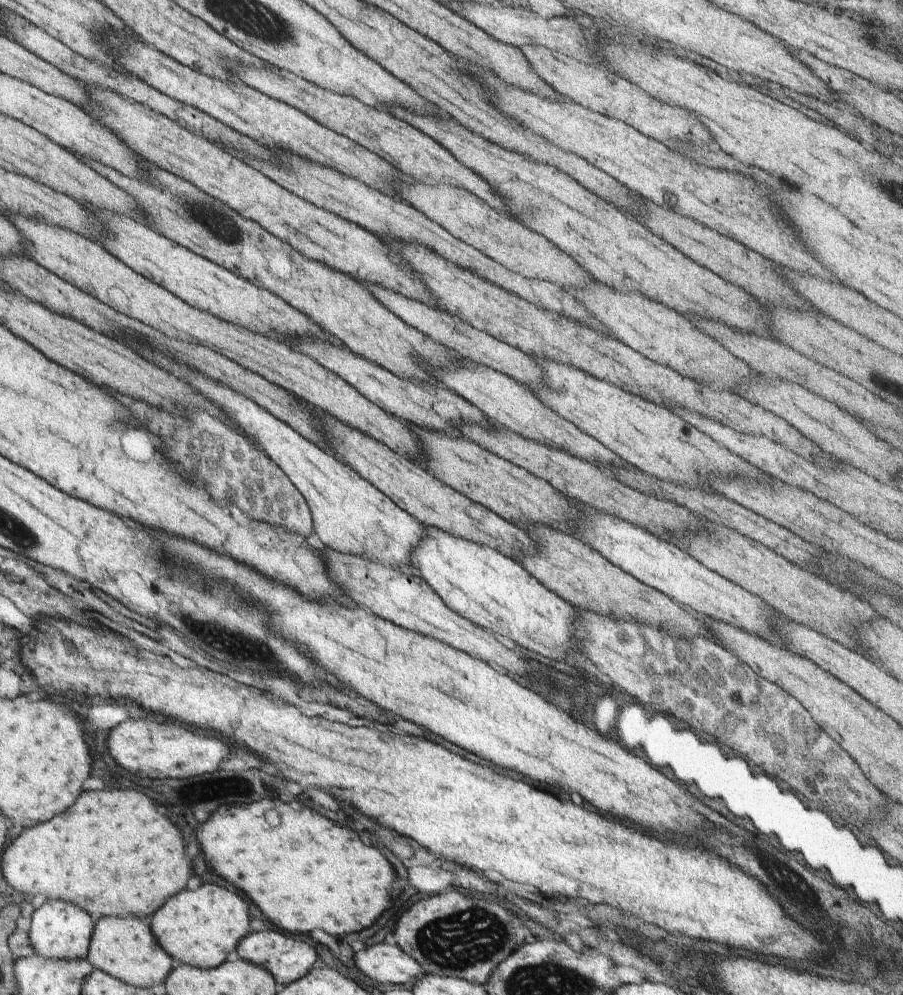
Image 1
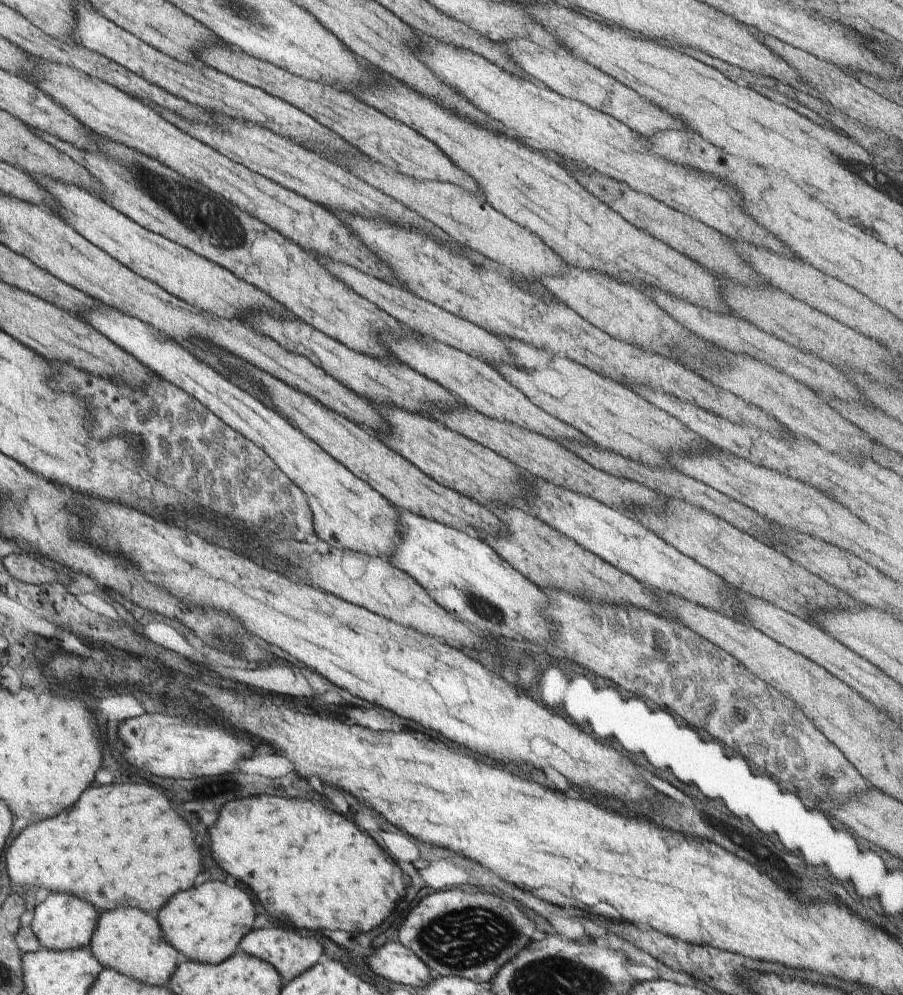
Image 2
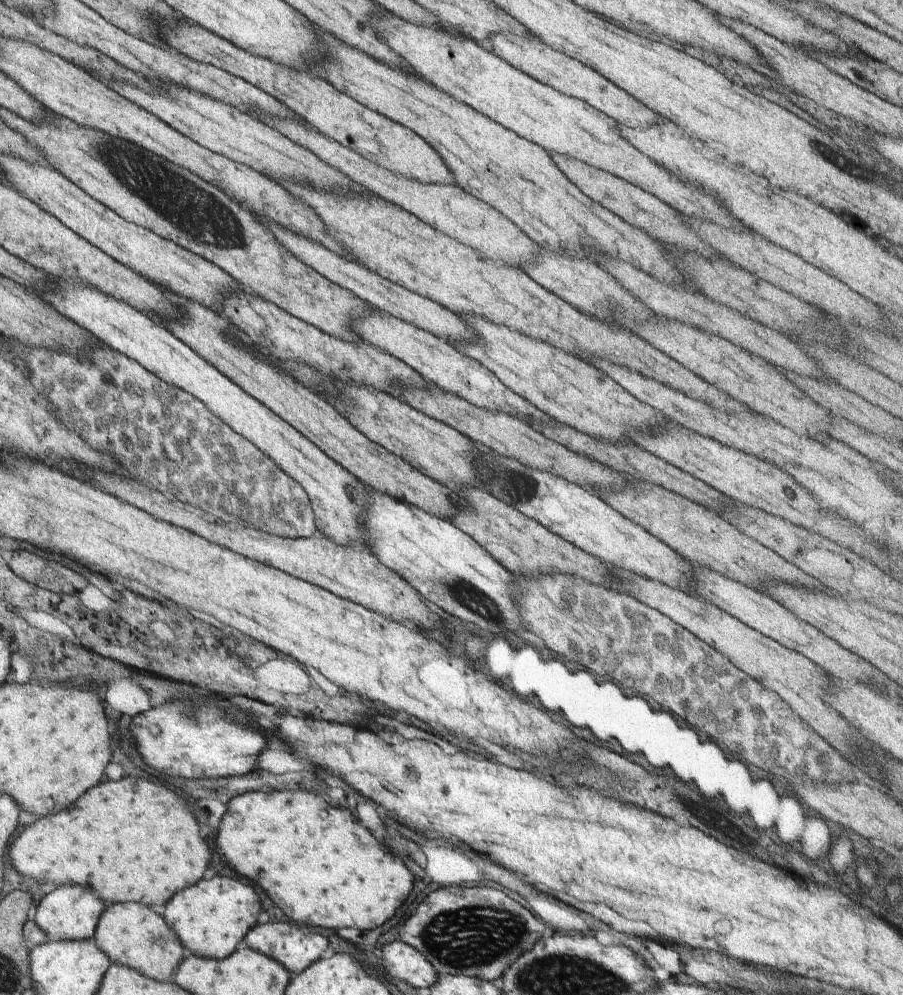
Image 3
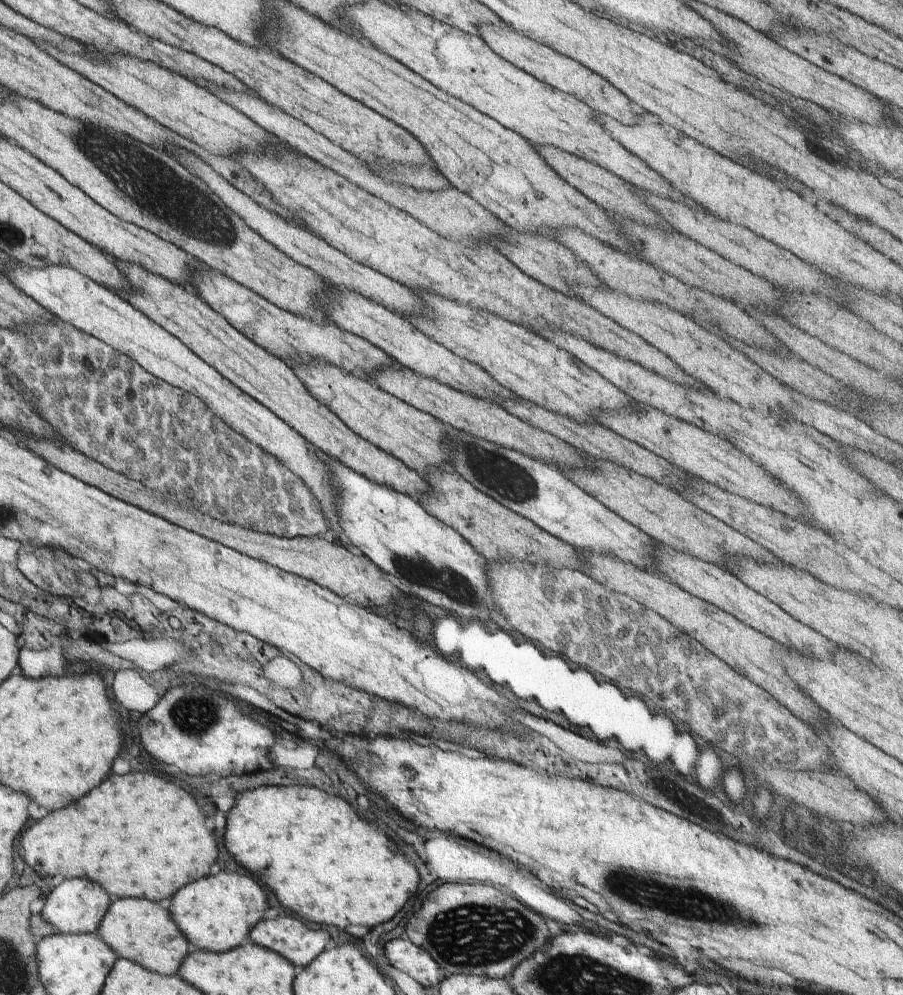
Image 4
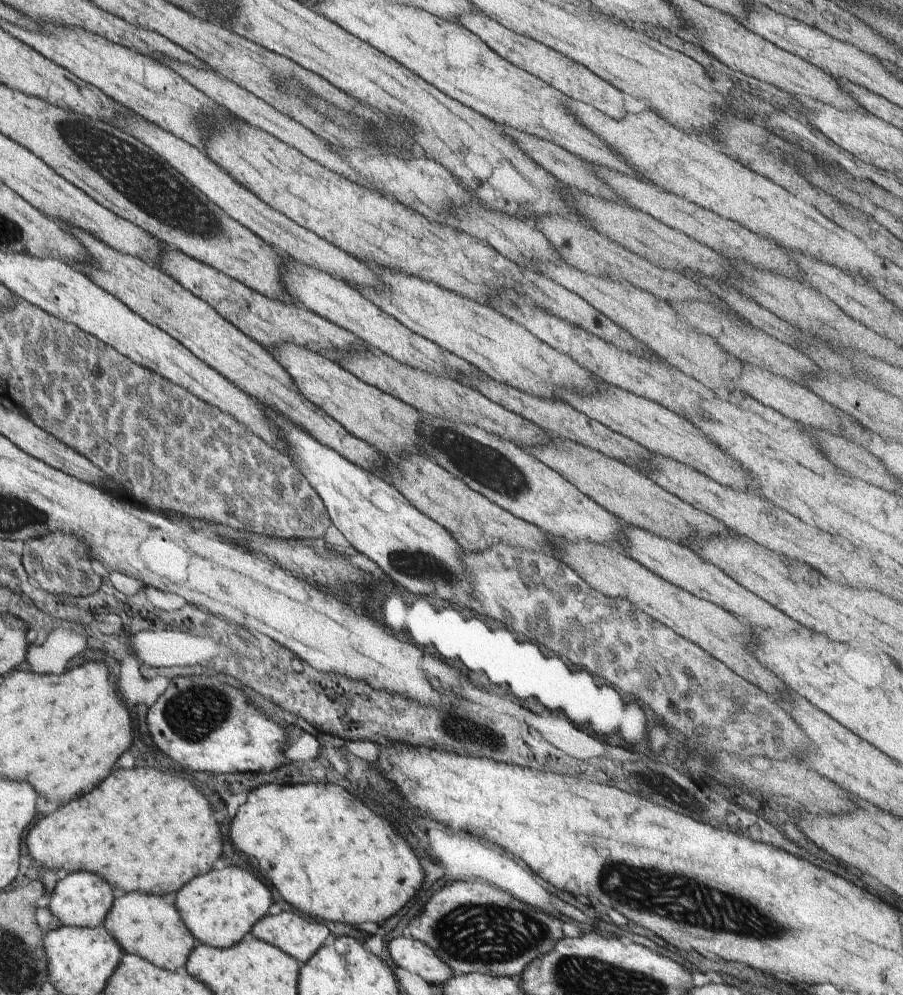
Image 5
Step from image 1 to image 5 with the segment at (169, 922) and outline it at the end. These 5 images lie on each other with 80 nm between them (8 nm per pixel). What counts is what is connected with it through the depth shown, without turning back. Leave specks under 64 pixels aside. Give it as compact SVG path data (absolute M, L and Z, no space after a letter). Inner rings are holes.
M218 866L210 872L188 881L177 892L176 908L187 929L198 944L227 949L239 943L251 932L258 920L269 914L272 894L266 884L252 872L236 866Z

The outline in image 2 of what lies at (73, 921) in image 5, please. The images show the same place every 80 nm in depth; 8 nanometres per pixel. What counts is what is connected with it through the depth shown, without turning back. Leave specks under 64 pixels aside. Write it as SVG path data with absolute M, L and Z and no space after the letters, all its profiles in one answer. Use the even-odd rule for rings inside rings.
M50 893L46 900L34 909L31 929L40 941L42 949L69 951L88 949L91 944L92 932L95 932L96 909L81 898L66 893Z

